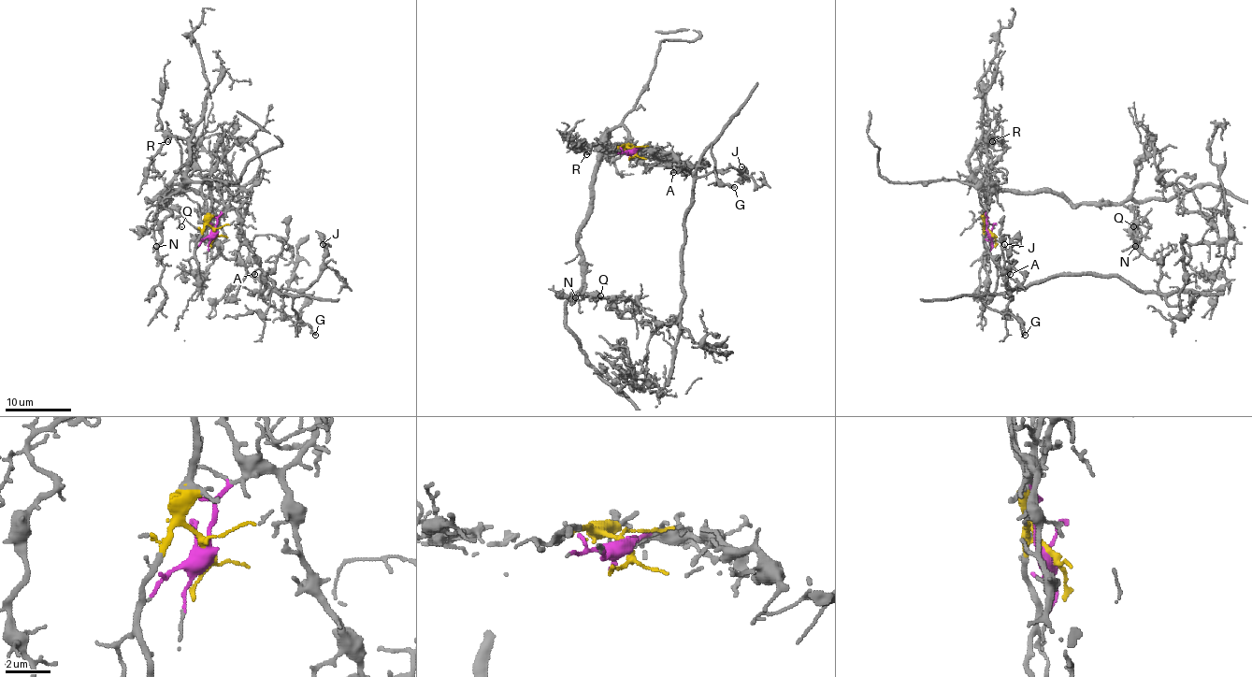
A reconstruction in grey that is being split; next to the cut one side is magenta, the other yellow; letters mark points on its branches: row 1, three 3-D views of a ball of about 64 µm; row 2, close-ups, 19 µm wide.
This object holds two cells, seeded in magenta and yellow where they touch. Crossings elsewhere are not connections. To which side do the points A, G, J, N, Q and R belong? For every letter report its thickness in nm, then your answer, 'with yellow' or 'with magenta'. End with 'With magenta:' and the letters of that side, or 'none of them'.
A: 200 nm thick; with magenta
G: 220 nm thick; with magenta
J: 140 nm thick; with magenta
N: 120 nm thick; with yellow
Q: 140 nm thick; with yellow
R: 110 nm thick; with yellow
With magenta: A, G, J

